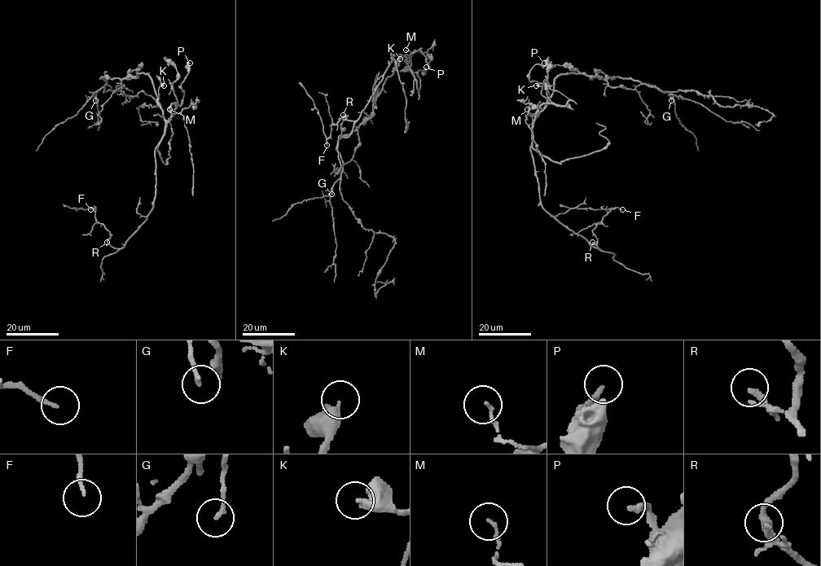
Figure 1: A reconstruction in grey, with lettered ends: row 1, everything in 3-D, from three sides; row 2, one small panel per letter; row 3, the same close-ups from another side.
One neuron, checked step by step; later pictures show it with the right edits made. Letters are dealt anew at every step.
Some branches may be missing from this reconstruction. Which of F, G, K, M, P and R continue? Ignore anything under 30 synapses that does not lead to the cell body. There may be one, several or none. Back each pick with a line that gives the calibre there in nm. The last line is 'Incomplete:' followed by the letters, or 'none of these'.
Incomplete: none of these

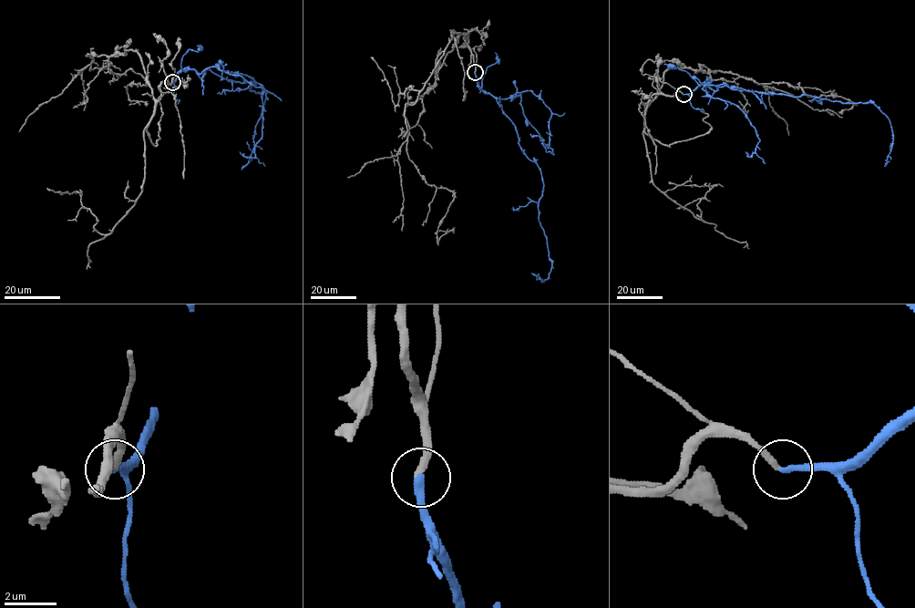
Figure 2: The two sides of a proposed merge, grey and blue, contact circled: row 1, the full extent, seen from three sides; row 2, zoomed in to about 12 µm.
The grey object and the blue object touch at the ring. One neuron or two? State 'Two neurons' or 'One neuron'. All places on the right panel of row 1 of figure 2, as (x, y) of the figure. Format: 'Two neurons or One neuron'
One neuron

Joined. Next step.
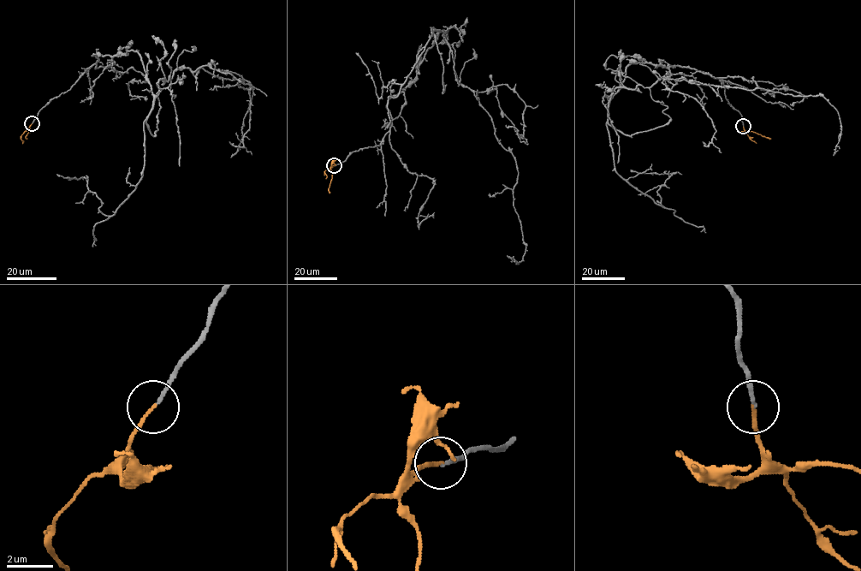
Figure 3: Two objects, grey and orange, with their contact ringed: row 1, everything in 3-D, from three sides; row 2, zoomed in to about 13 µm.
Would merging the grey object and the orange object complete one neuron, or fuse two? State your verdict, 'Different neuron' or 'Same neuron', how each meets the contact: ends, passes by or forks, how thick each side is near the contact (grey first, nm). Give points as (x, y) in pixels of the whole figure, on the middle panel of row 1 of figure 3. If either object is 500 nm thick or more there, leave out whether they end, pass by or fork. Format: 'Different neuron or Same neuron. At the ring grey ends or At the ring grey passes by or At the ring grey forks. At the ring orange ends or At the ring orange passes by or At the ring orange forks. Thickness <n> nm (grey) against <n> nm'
Same neuron. At the ring grey ends. At the ring orange ends. Thickness 120 nm (grey) against 140 nm

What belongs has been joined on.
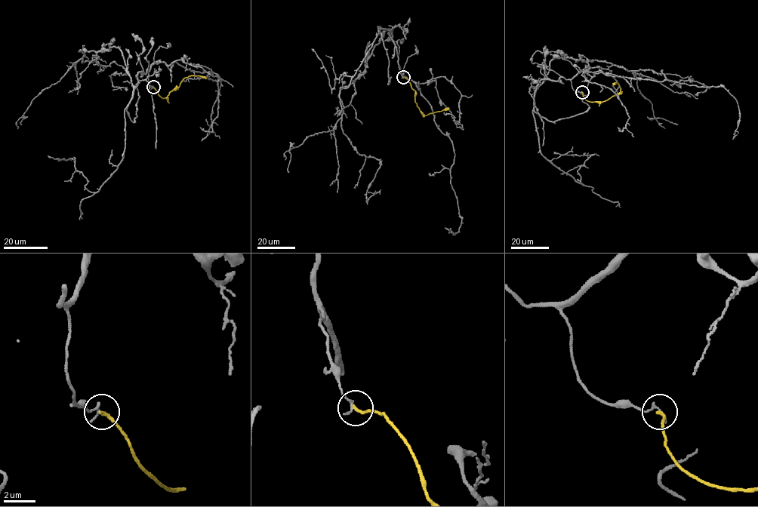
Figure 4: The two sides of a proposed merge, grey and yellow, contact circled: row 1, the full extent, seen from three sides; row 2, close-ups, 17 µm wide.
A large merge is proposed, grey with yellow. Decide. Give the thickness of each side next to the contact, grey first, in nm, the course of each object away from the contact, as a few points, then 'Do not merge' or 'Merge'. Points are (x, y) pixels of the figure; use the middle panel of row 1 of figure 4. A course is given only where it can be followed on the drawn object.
Thickness 170 nm (grey) against 200 nm. Course of grey: (402, 77), (386, 30), (364, 73), (338, 96), (343, 133), (358, 154), (380, 163), (366, 202), (380, 189). Course of yellow: (402, 77), (408, 80), (415, 91), (415, 102), (424, 115), (449, 108). Do not merge

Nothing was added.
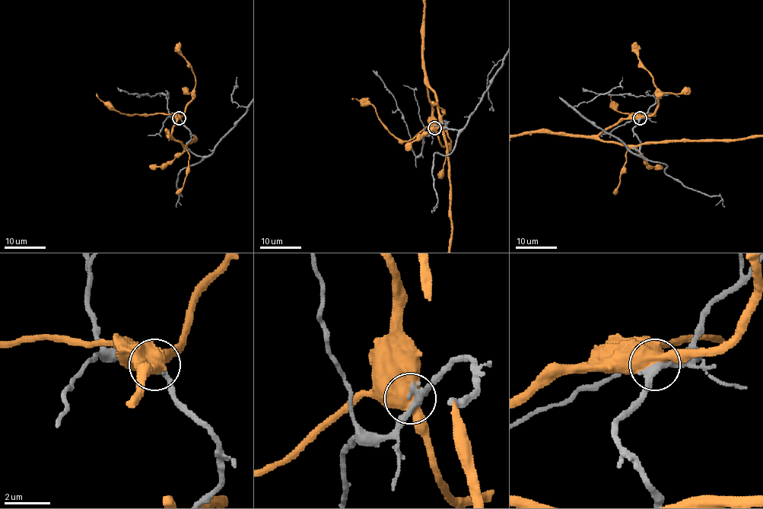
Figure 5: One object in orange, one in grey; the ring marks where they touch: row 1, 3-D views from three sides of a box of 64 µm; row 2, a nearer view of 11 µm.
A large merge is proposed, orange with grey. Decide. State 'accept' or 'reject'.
reject

